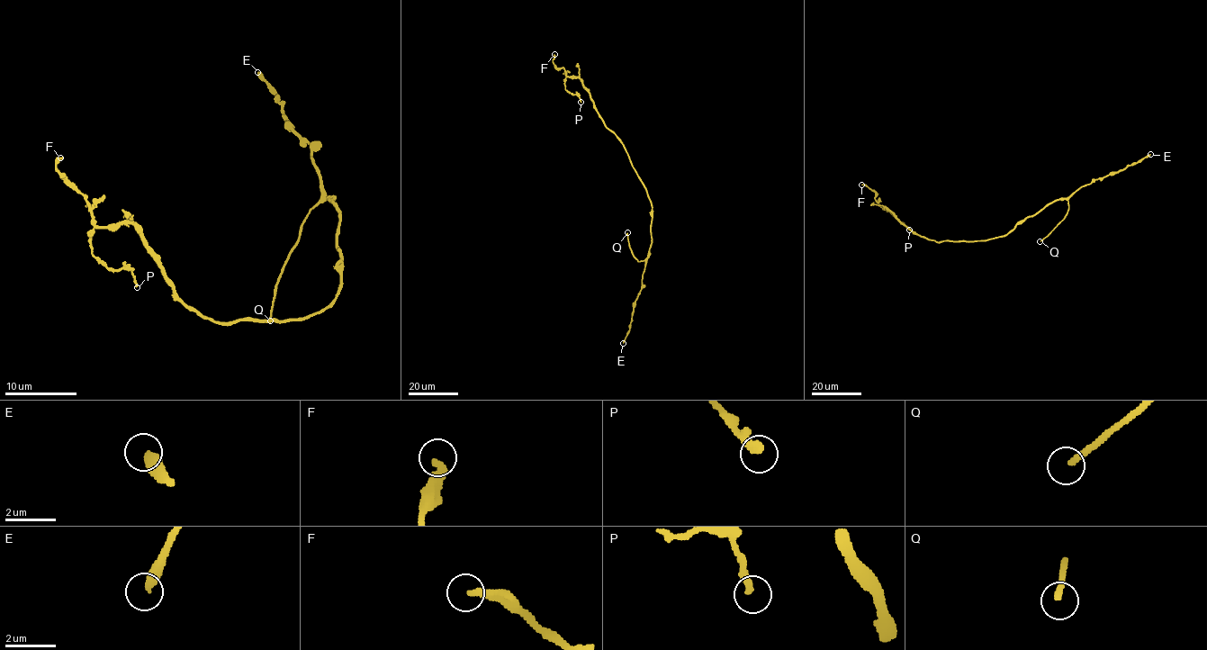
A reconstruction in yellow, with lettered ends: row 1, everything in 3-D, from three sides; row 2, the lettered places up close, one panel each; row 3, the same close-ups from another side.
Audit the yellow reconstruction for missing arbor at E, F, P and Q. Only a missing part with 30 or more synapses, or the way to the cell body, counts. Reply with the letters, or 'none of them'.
Q

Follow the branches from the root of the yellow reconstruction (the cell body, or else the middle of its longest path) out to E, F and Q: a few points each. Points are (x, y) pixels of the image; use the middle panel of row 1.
E: (644, 185), (652, 206), (652, 243), (640, 293), (623, 343)
F: (644, 185), (624, 144), (606, 127), (589, 90), (579, 77), (568, 77), (562, 67), (555, 66), (554, 54)
Q: (644, 185), (652, 206), (652, 243), (644, 260), (638, 261), (634, 257), (627, 232)

